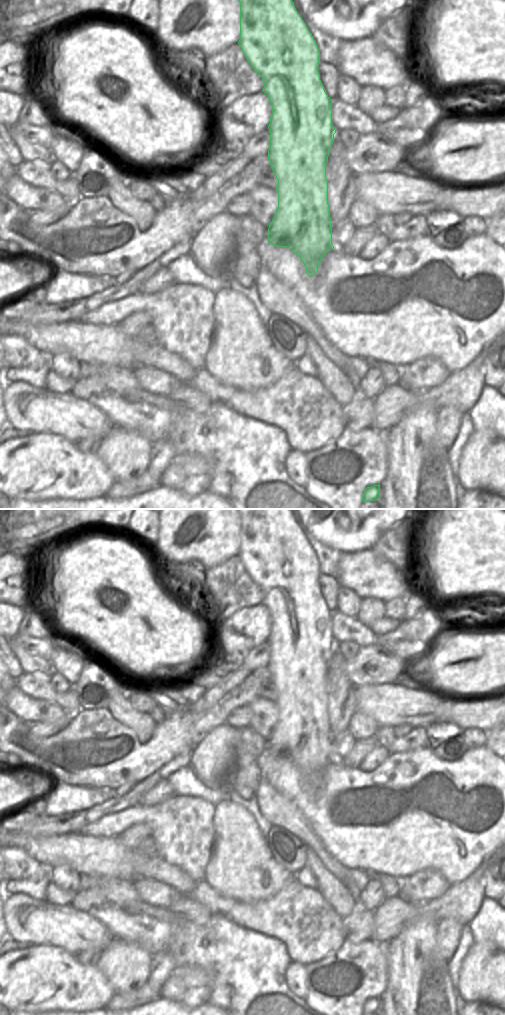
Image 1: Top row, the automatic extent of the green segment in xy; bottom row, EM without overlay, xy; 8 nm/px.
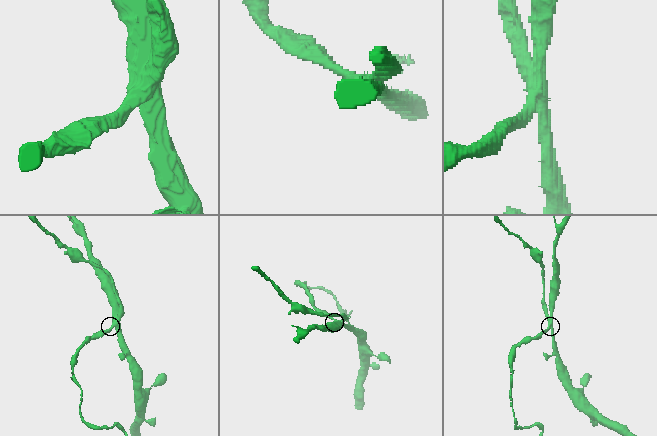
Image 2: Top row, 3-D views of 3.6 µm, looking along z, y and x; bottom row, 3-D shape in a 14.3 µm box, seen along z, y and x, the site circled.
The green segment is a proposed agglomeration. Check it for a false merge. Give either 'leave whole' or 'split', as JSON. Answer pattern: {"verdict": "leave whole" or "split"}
{"verdict": "split"}

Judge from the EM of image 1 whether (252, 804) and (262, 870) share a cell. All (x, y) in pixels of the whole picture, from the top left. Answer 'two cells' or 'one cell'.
two cells

